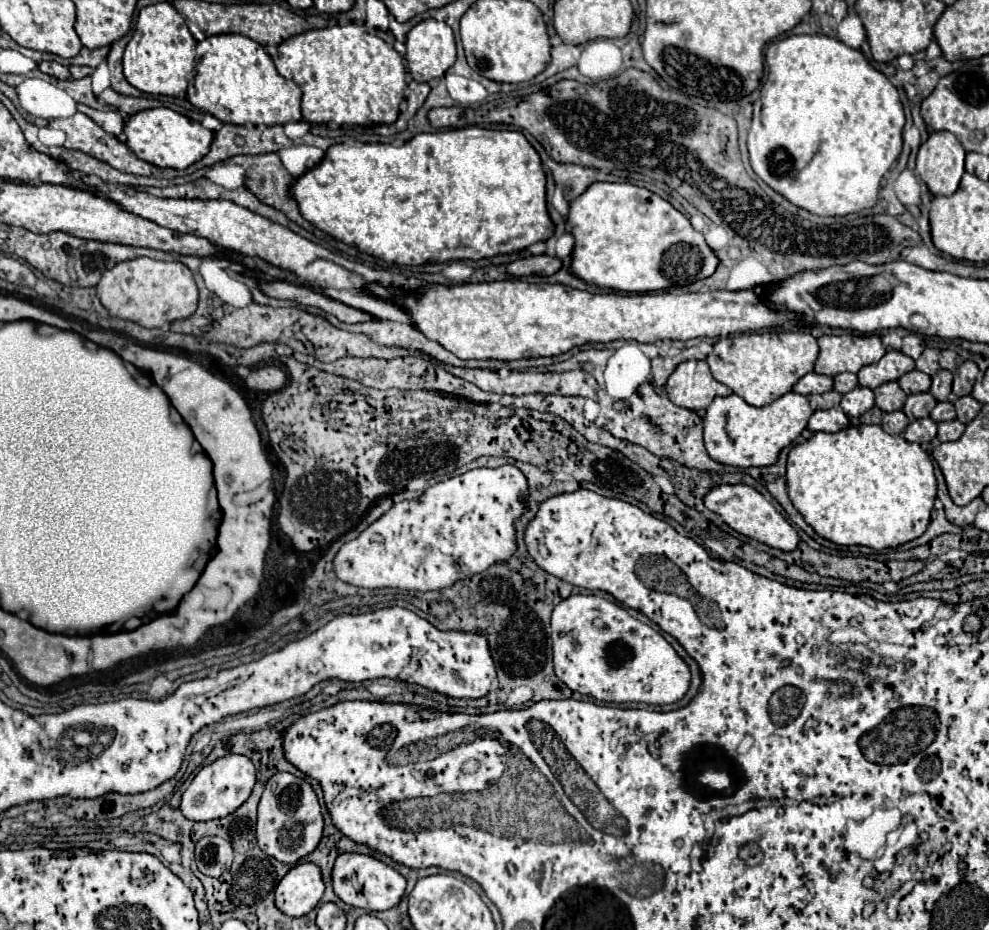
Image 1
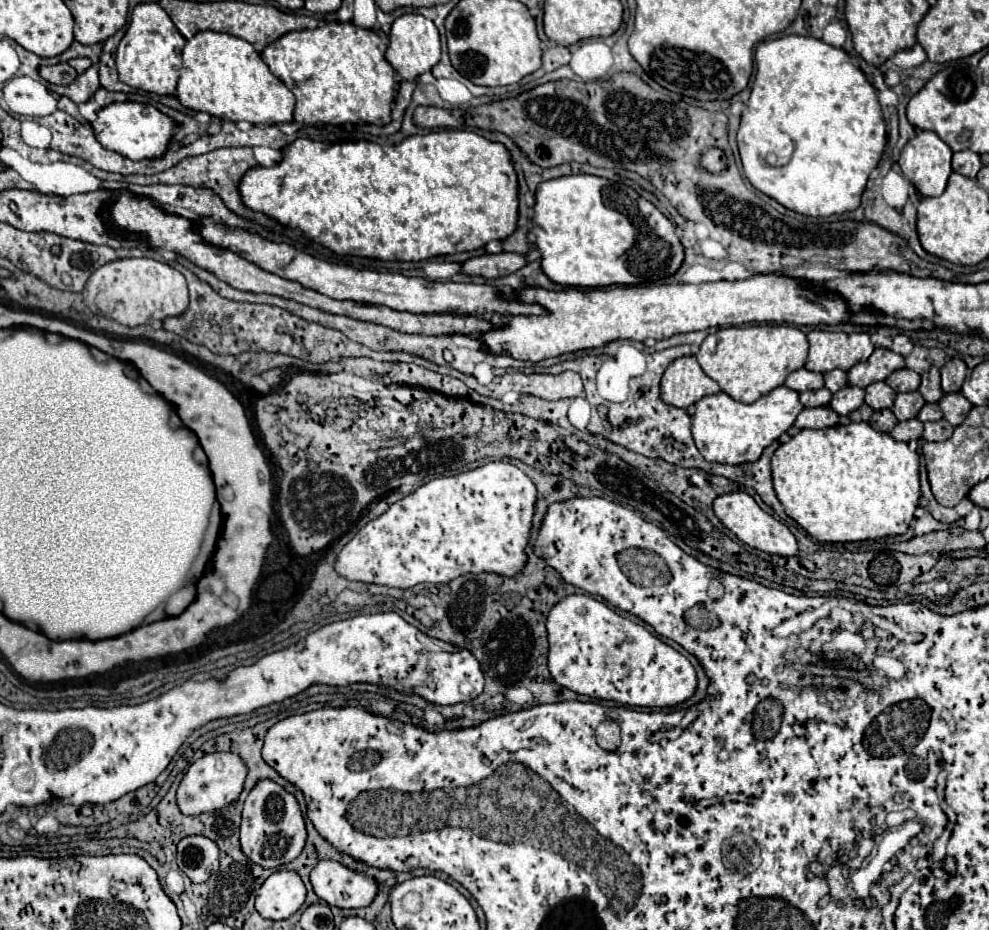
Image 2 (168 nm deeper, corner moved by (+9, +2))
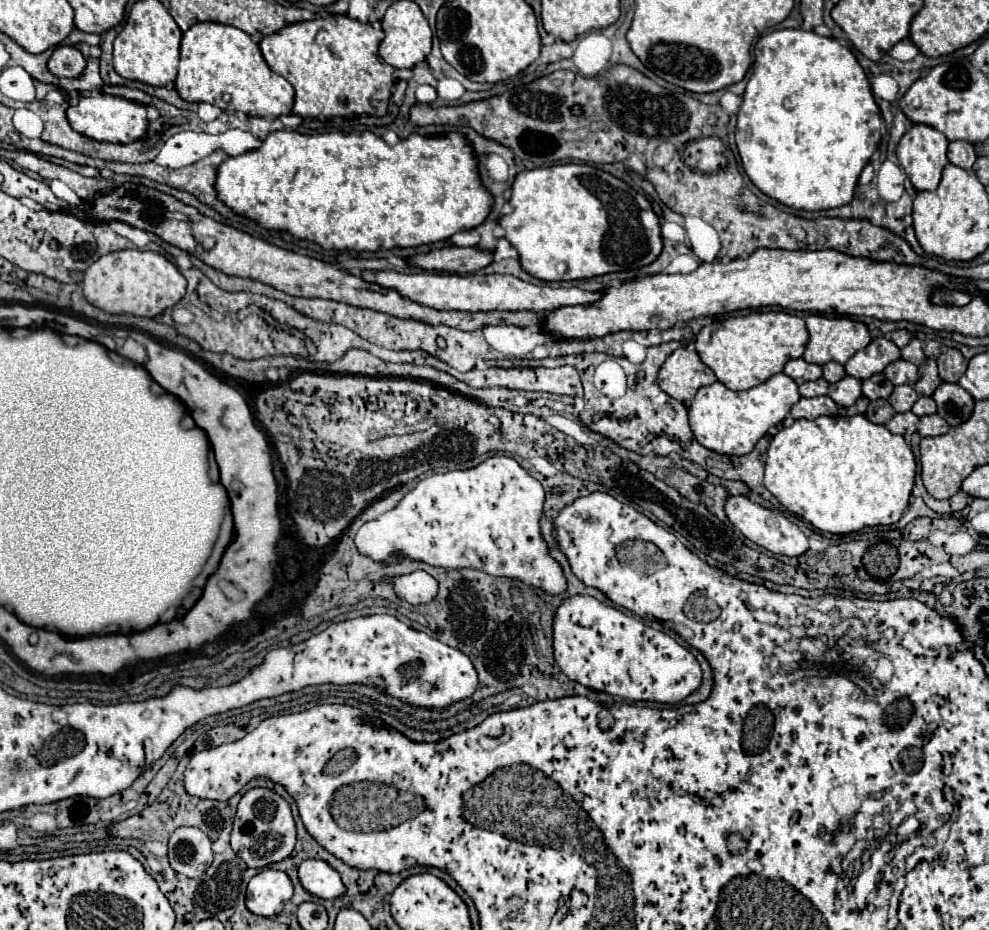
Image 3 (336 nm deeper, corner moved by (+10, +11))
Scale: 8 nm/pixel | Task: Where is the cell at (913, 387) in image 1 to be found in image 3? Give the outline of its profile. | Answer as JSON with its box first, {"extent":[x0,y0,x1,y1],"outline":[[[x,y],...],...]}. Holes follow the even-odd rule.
{"extent":[884,360,918,386],"outline":[[[896,360],[896,362],[888,364],[886,370],[884,370],[884,374],[886,374],[886,378],[894,386],[898,386],[898,384],[914,386],[916,380],[918,380],[918,368],[916,368],[916,364],[908,362],[908,360]]]}

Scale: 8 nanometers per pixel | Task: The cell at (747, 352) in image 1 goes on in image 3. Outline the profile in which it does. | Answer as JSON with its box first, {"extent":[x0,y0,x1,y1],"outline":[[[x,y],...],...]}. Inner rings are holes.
{"extent":[696,310,808,390],"outline":[[[772,310],[732,316],[704,326],[696,336],[696,352],[700,360],[714,370],[718,382],[730,390],[750,390],[770,376],[782,372],[790,358],[800,358],[808,344],[808,330],[800,316]]]}

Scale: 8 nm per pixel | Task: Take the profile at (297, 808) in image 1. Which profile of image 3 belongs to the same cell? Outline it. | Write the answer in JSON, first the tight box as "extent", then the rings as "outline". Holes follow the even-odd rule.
{"extent":[230,788,296,868],"outline":[[[268,788],[248,790],[236,810],[230,846],[250,868],[266,868],[268,864],[280,862],[290,856],[296,844],[296,826],[288,802]]]}

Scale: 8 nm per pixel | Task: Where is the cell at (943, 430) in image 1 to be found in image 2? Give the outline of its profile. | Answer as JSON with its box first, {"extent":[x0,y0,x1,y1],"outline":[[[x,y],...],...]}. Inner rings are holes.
{"extent":[923,419,953,441],"outline":[[[945,419],[925,423],[925,431],[923,431],[925,441],[945,441],[951,435],[953,435],[953,425],[949,425]]]}

